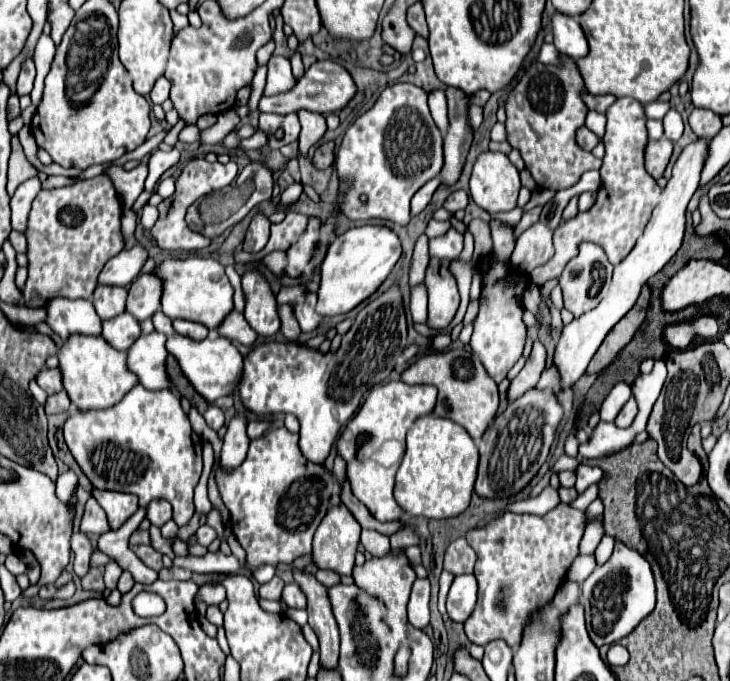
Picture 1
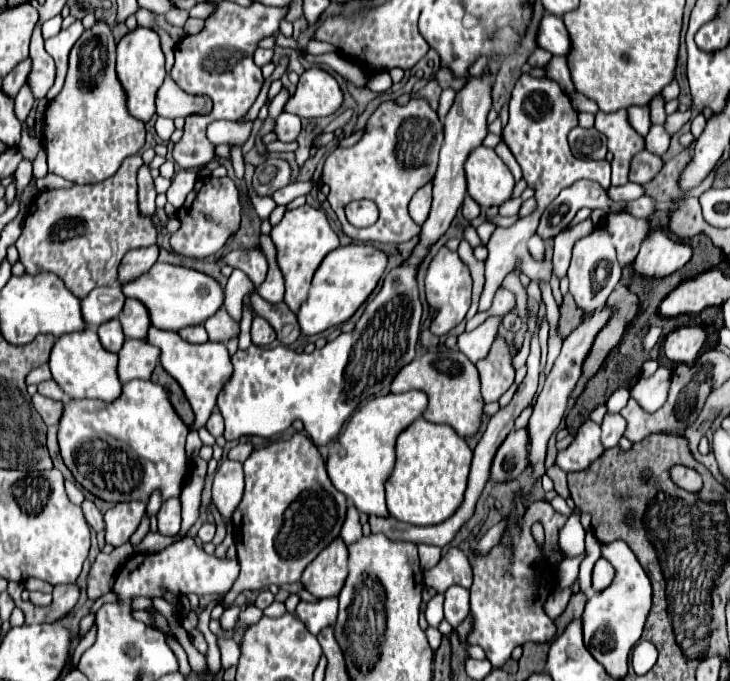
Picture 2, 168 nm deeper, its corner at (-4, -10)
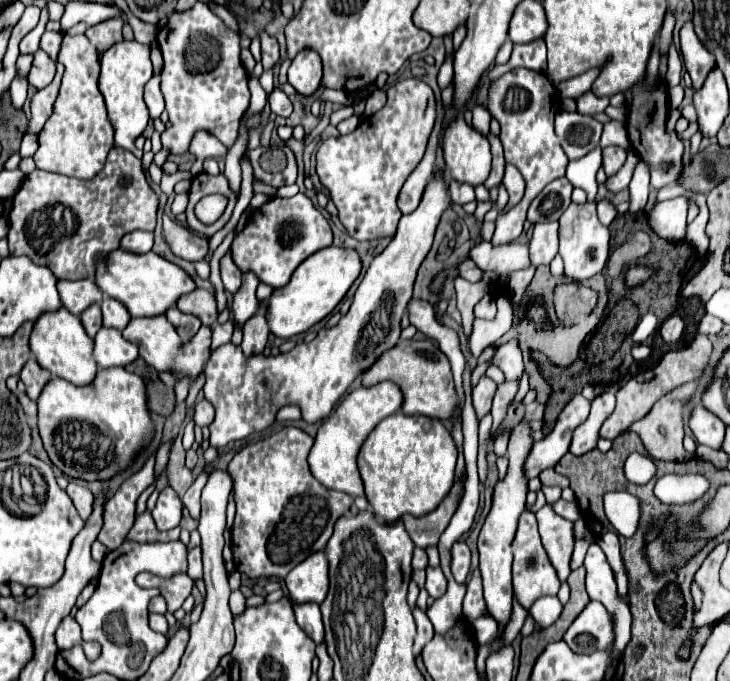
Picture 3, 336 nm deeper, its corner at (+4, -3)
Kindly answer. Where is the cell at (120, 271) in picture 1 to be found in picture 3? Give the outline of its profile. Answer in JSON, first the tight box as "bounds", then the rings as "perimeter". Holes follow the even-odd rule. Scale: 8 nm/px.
{"bounds":[120,230,154,254],"perimeter":[[[136,230],[136,232],[130,232],[122,238],[120,248],[128,250],[128,252],[134,252],[134,254],[144,254],[144,252],[152,250],[152,244],[154,244],[154,236],[150,232]]]}

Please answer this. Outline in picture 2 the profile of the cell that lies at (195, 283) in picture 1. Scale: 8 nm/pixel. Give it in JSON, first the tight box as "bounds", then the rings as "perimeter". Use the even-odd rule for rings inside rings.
{"bounds":[122,263,224,331],"perimeter":[[[154,263],[148,273],[142,273],[140,277],[124,283],[122,293],[126,297],[138,299],[148,309],[150,323],[154,327],[168,331],[180,331],[186,325],[202,323],[202,319],[214,315],[224,301],[224,291],[212,277],[170,263]]]}

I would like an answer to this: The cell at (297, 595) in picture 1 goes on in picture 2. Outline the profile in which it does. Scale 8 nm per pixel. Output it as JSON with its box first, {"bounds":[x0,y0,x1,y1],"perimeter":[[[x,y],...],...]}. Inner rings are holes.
{"bounds":[296,599,338,635],"perimeter":[[[322,599],[316,603],[300,601],[296,607],[296,615],[312,635],[318,635],[322,629],[334,625],[336,613],[338,613],[338,599]]]}

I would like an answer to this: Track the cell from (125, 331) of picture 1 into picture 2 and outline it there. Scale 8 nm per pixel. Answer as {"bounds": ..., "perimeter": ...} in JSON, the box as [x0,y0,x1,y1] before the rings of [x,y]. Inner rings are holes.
{"bounds":[98,319,124,353],"perimeter":[[[110,319],[110,321],[102,323],[98,327],[98,337],[106,351],[118,353],[118,347],[122,347],[122,343],[124,343],[124,335],[122,335],[122,327],[120,327],[118,319]]]}

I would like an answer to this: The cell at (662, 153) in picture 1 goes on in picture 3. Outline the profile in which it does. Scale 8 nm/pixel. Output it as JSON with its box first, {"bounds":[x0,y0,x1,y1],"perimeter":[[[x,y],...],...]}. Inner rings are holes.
{"bounds":[602,146,628,176],"perimeter":[[[608,146],[608,148],[604,148],[604,160],[602,160],[604,172],[608,176],[614,176],[622,168],[622,164],[626,162],[626,154],[628,154],[628,150],[624,150],[620,146]]]}

